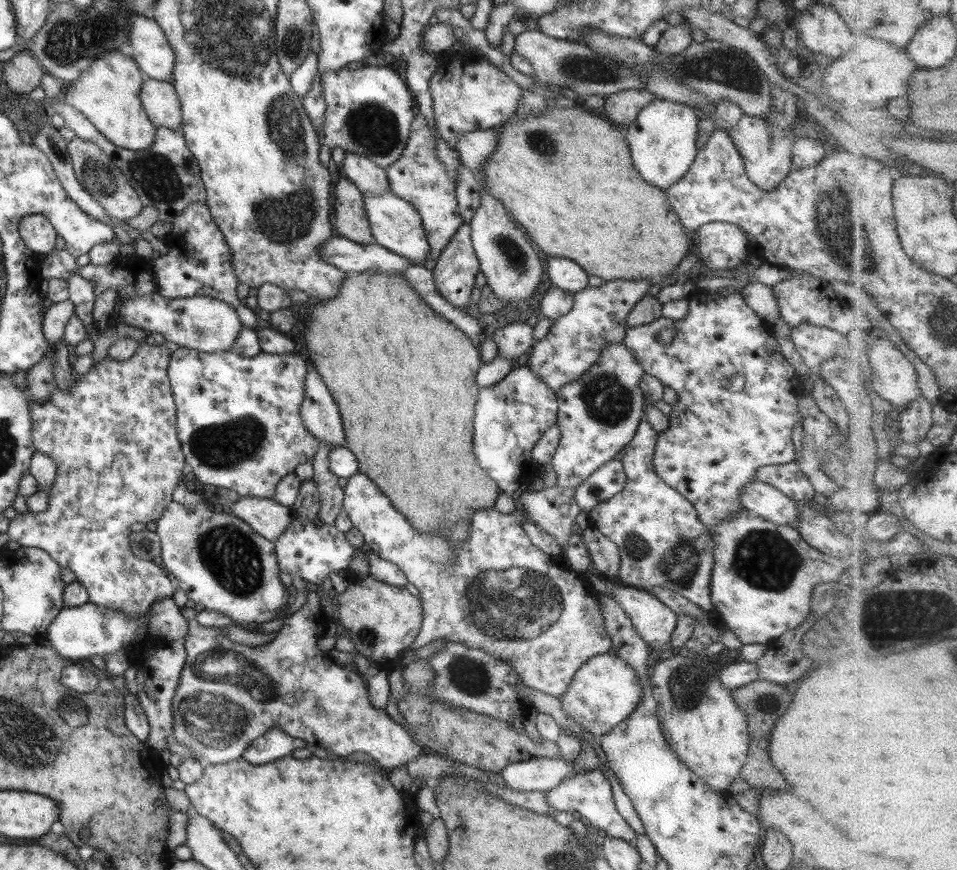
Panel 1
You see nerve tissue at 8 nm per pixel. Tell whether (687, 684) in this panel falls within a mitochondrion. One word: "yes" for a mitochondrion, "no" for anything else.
yes

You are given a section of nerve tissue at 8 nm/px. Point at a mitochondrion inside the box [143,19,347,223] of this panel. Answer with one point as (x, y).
(292, 40)

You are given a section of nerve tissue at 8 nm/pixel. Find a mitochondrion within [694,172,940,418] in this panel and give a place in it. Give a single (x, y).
(837, 228)

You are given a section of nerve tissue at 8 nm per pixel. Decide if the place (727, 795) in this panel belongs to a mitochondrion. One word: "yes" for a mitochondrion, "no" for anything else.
no

